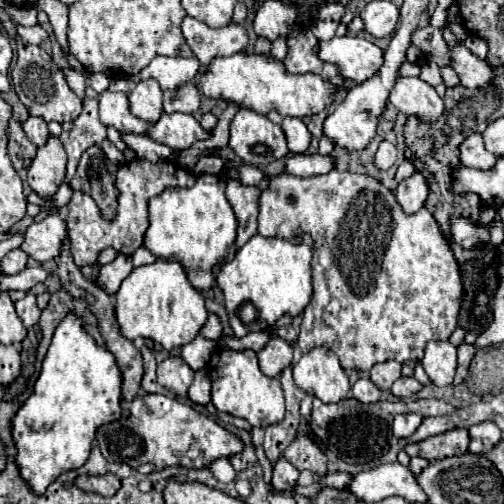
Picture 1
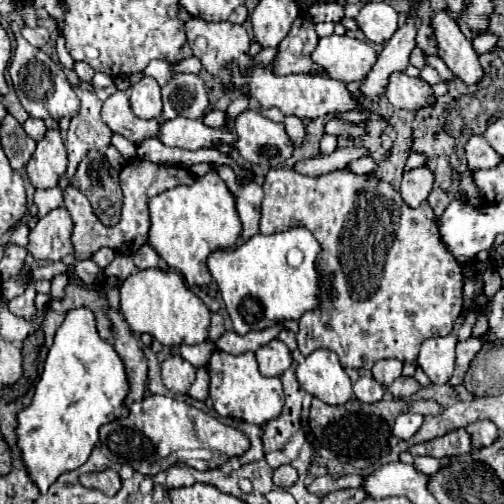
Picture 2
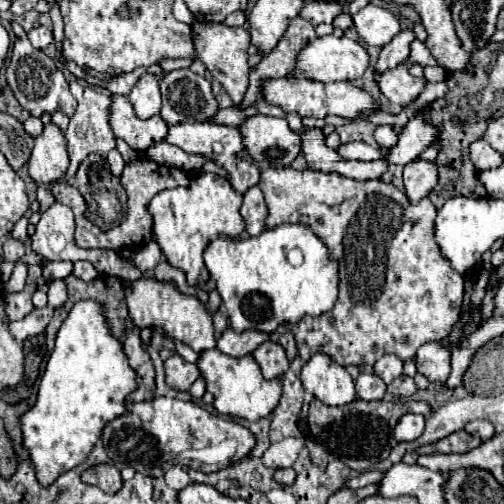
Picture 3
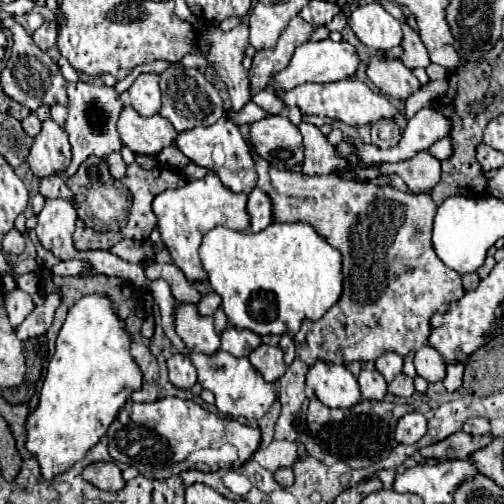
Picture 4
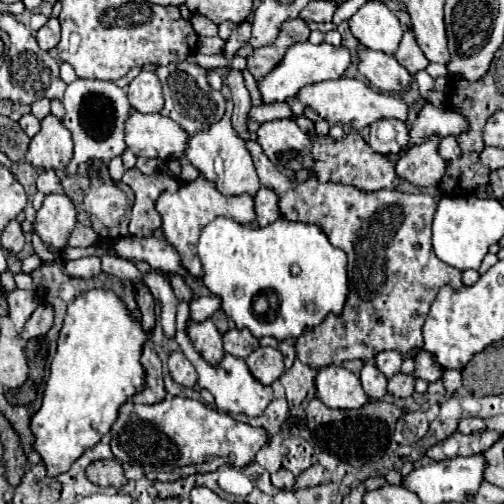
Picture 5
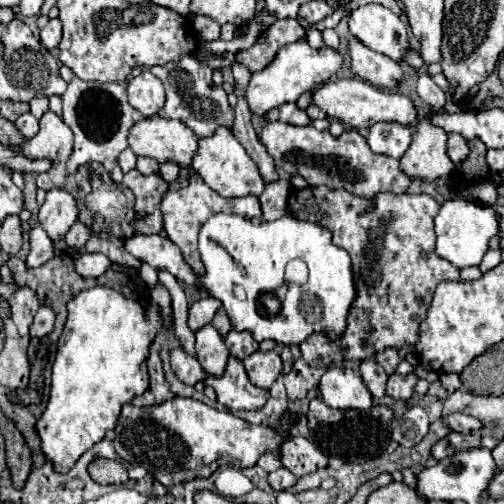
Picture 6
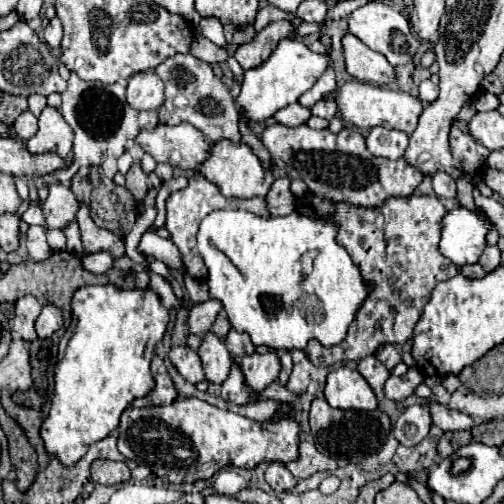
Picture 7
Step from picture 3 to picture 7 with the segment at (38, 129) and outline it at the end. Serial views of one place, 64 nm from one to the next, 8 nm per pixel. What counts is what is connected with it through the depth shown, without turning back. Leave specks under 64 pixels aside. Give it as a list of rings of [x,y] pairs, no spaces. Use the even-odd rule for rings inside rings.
[[[26,110],[26,112],[22,112],[22,114],[16,118],[16,122],[14,122],[12,128],[14,128],[16,136],[28,140],[28,138],[32,138],[32,136],[36,134],[36,130],[38,130],[36,116],[34,116],[30,110]]]

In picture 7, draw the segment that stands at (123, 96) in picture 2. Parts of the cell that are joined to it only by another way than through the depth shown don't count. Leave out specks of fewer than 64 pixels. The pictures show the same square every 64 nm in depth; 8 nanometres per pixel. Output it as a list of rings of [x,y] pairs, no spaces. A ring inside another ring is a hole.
[[[158,124],[152,132],[142,130],[136,142],[144,152],[152,154],[156,162],[168,162],[182,170],[198,170],[212,150],[212,142],[204,140],[204,132],[190,124]]]

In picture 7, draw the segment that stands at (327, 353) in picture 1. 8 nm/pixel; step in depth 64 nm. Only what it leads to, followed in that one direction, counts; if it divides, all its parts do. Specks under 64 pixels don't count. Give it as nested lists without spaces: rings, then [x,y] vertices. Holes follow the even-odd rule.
[[[346,366],[336,368],[328,374],[324,396],[332,408],[366,412],[378,408],[378,398],[364,376],[360,376],[358,370],[350,370]]]

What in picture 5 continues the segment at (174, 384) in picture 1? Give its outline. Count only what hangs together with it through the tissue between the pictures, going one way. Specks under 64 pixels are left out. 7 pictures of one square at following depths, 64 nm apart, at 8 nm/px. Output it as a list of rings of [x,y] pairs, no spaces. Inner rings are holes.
[[[176,350],[176,352],[170,354],[170,358],[168,358],[168,368],[170,368],[172,378],[174,378],[178,384],[182,384],[182,386],[190,386],[190,388],[192,388],[192,386],[198,382],[198,372],[196,372],[196,368],[192,366],[192,362],[190,362],[180,350]]]

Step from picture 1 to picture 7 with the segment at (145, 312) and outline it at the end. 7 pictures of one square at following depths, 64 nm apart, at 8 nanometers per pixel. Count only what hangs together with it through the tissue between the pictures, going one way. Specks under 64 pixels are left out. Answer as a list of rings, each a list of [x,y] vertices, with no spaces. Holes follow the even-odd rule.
[[[208,332],[198,348],[198,356],[202,360],[202,368],[208,382],[222,384],[228,378],[228,372],[232,368],[230,352],[224,346],[222,340],[218,340],[212,332]]]

